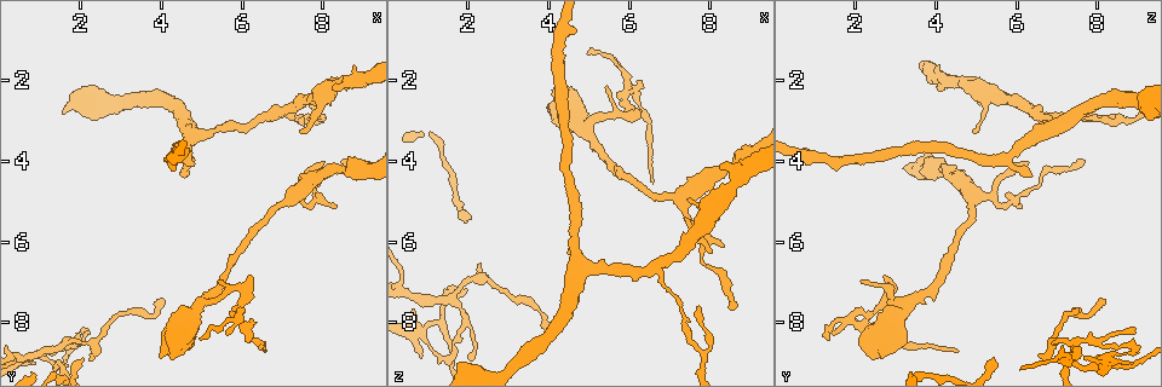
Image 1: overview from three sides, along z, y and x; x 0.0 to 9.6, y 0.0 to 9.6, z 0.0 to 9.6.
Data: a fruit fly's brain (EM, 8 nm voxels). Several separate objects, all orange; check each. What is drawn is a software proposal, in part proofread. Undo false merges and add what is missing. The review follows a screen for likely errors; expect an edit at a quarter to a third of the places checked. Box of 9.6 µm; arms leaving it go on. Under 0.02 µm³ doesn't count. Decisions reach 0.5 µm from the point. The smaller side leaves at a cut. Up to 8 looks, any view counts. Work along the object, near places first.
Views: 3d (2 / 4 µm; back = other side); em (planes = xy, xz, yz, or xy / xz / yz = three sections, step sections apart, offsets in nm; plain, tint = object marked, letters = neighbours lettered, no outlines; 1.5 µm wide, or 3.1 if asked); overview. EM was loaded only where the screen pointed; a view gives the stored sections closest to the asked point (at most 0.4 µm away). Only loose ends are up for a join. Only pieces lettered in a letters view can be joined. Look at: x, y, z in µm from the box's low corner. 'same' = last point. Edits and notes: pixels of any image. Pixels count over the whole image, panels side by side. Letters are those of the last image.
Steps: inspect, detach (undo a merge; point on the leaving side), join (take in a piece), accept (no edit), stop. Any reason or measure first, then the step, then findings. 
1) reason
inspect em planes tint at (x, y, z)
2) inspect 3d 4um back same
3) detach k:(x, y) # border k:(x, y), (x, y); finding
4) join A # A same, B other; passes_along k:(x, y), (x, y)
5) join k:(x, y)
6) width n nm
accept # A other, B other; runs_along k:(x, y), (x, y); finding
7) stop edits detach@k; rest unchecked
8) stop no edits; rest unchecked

free end
inspect 3d 4um back at (4.60, 4.40, 6.35)

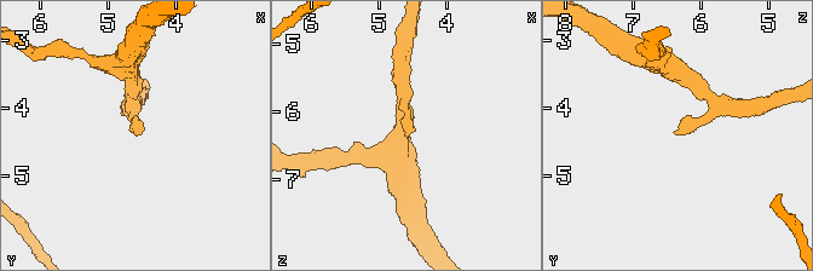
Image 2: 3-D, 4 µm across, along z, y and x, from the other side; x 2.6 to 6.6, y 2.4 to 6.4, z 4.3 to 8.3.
inspect em planes letters at (4.55, 4.35, 6.40)

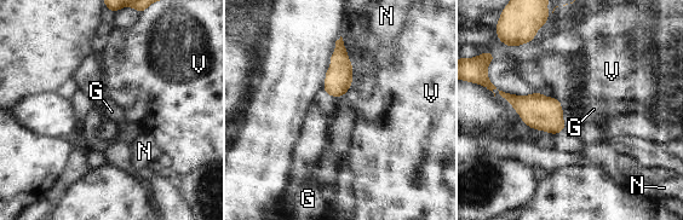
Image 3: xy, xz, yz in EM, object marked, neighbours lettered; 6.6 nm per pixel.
accept # G other, N other, V other; border 3:(344, 94), (338, 98); none of them fits

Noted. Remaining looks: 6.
calibre changes
inspect 3d 2um at (7.60, 5.15, 5.60)

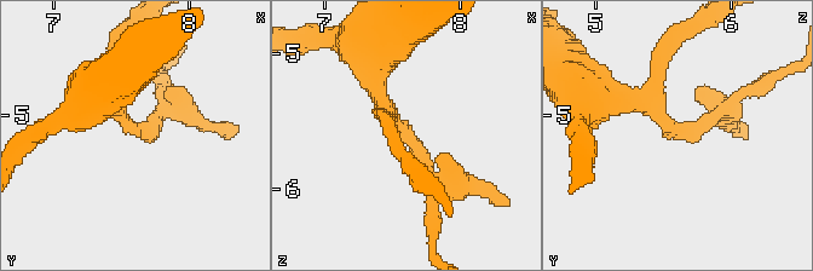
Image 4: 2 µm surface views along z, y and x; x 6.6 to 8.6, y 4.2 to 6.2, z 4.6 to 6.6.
inspect em planes tint at (7.60, 5.12, 5.64)

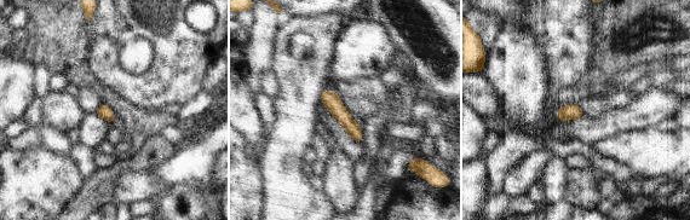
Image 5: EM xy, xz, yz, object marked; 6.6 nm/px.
inspect em planes letters same

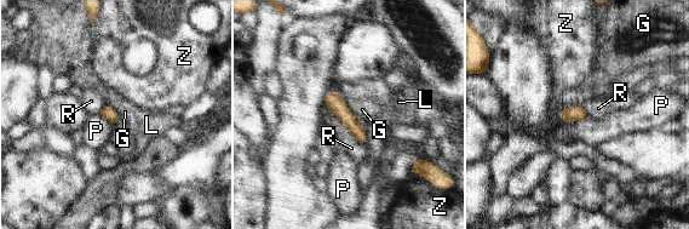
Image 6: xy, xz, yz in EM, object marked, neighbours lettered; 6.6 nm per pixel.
accept # G other, L other, P other, R other, Z other; border 6:(587, 116), (581, 120), (560, 121); one neuron here

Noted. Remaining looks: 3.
an open end
inspect em planes tint at (6.65, 8.75, 4.50)

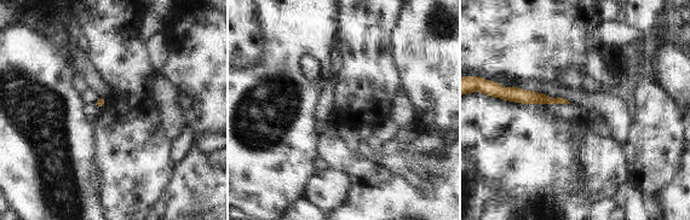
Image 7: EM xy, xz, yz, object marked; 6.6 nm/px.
inspect em planes letters same

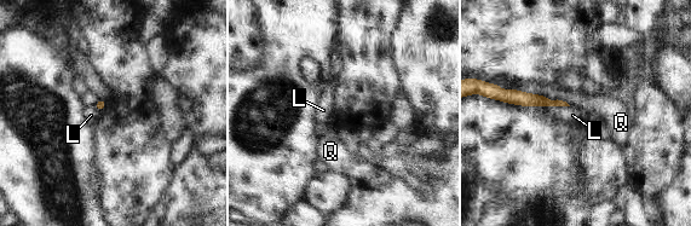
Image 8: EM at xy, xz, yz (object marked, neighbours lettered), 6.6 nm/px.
accept # L other, Q other; no lettered piece goes on from it

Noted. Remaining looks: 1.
stop no edits; rest unchecked

